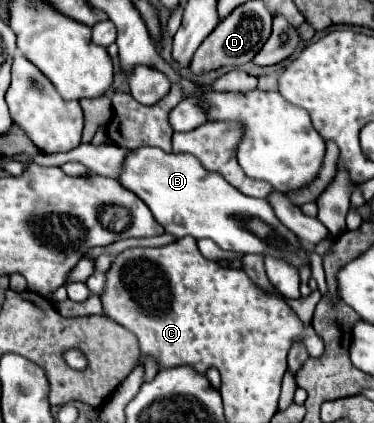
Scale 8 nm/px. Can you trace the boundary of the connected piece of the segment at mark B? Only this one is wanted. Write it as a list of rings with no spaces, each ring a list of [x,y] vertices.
[[[150,146],[136,148],[126,156],[120,184],[138,194],[164,230],[176,238],[210,238],[222,250],[238,254],[270,254],[286,260],[296,270],[310,266],[308,248],[276,218],[268,200],[242,194],[216,172],[206,172],[190,154],[166,154]]]

